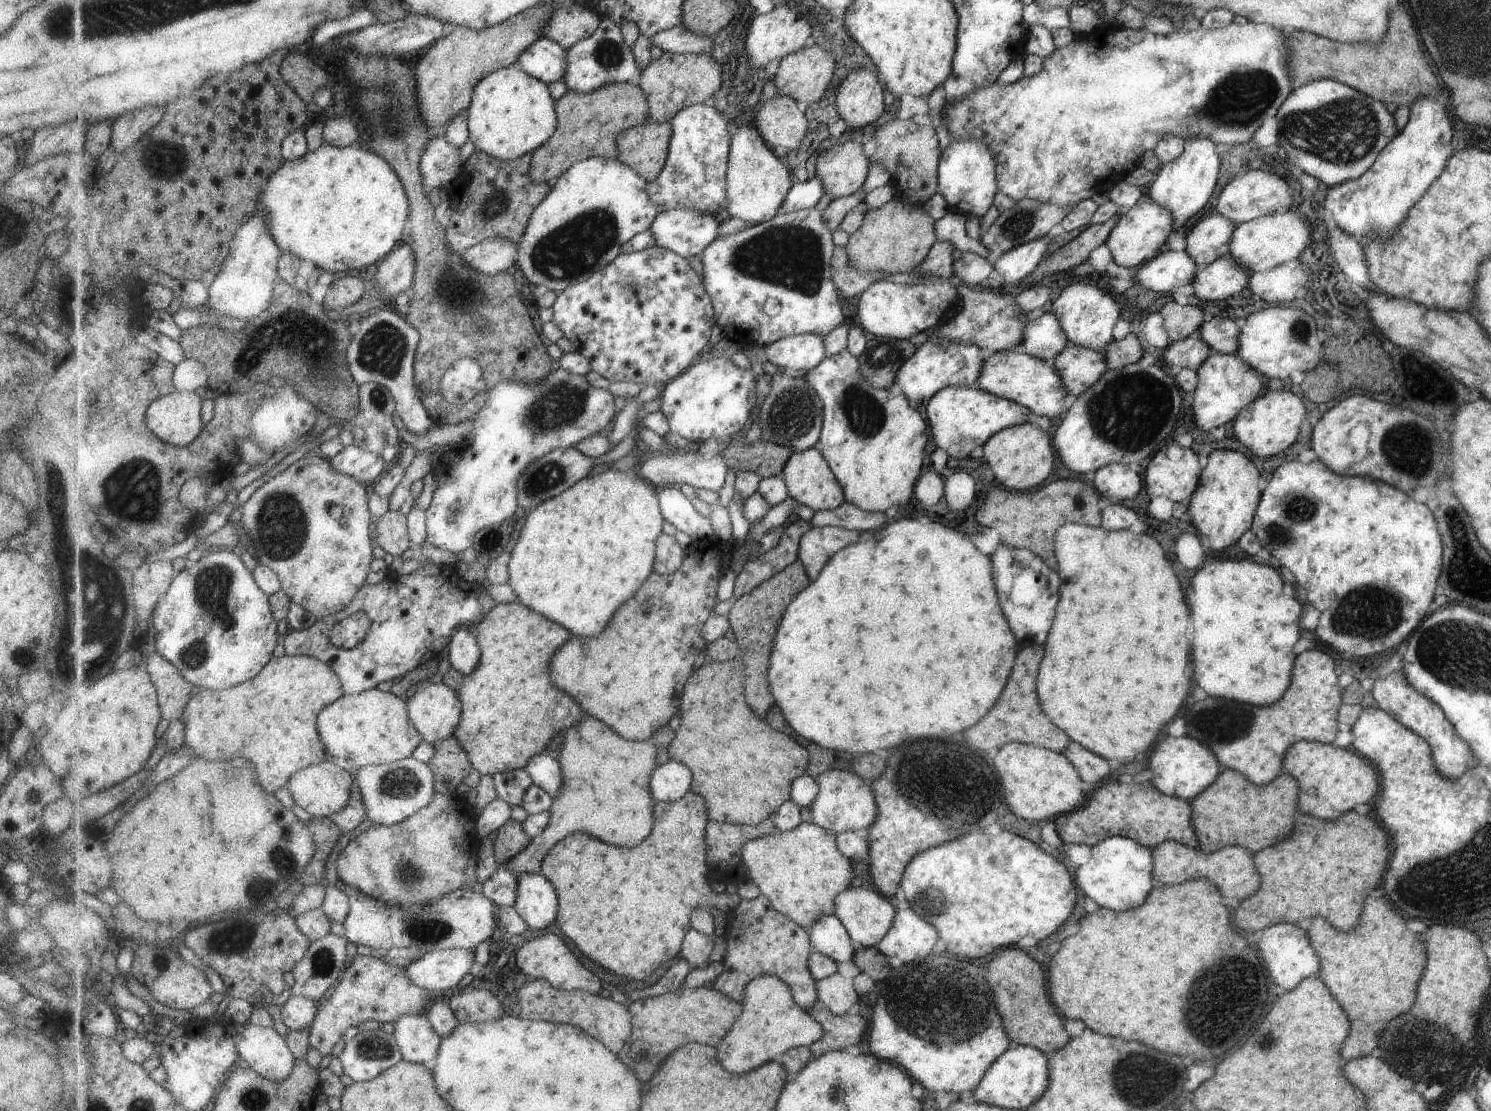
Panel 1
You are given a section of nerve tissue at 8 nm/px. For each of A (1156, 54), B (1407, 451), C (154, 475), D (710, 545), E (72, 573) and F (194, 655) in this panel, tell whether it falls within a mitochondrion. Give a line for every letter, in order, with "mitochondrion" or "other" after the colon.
A: other
B: mitochondrion
C: mitochondrion
D: other
E: mitochondrion
F: mitochondrion

